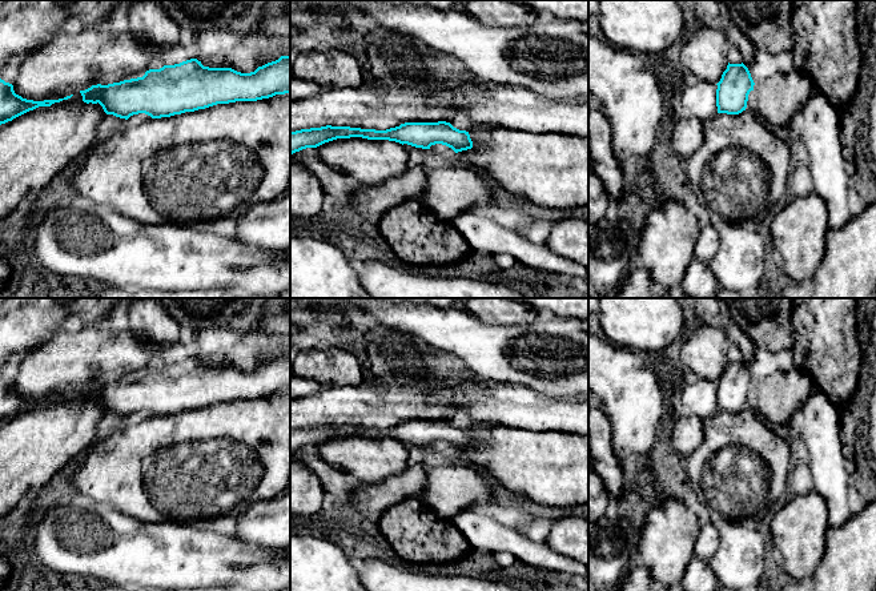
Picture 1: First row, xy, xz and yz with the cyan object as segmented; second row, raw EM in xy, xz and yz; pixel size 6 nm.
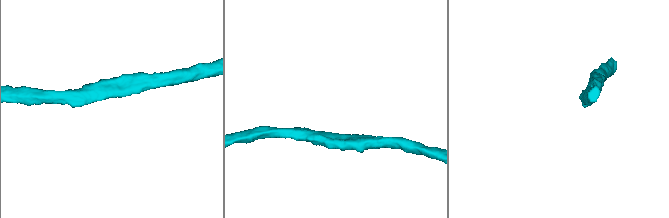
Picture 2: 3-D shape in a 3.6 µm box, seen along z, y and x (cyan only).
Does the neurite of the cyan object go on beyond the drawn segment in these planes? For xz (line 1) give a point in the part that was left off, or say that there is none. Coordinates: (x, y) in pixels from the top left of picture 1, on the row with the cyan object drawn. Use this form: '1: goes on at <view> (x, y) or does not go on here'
1: does not go on here

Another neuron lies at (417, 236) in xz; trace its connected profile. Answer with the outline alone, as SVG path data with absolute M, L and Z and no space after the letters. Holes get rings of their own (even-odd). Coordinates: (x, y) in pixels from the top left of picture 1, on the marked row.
M417 198L383 213L379 233L395 254L414 265L453 265L473 250L450 221L438 218Z

